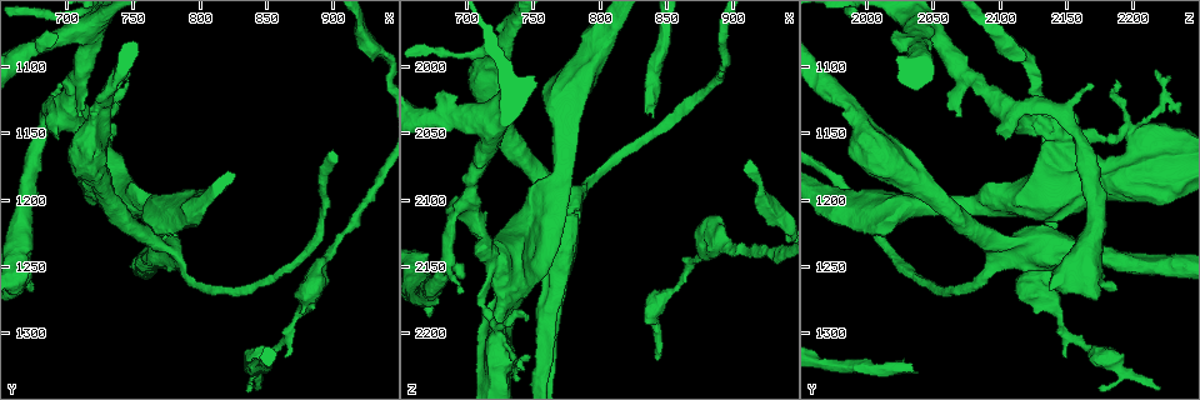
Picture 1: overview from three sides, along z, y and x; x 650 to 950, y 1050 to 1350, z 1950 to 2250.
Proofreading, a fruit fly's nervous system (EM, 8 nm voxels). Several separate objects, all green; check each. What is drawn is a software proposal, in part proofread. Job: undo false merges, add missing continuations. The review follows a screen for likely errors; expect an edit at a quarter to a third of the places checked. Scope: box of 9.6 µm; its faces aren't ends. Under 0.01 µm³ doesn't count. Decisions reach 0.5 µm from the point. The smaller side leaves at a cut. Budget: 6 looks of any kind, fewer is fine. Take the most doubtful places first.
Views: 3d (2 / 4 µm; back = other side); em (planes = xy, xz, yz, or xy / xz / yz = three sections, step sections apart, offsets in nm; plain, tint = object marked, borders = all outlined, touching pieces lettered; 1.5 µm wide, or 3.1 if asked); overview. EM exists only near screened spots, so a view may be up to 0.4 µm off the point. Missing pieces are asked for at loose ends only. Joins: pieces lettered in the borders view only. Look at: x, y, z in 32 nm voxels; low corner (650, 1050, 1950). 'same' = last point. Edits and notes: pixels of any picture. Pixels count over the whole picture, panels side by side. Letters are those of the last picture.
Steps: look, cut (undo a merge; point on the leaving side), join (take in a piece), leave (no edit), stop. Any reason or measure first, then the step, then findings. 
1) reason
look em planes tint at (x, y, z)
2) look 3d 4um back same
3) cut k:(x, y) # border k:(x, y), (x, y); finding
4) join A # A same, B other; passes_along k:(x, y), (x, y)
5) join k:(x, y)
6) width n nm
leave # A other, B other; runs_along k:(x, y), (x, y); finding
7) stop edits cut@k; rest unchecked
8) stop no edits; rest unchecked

look em xy step 4 tint at (840, 1324, 2022)

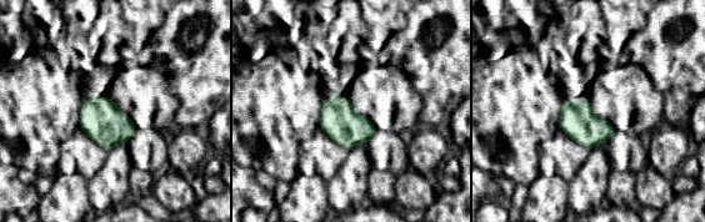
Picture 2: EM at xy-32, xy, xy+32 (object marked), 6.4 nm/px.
cut it another way
look em planes borders same

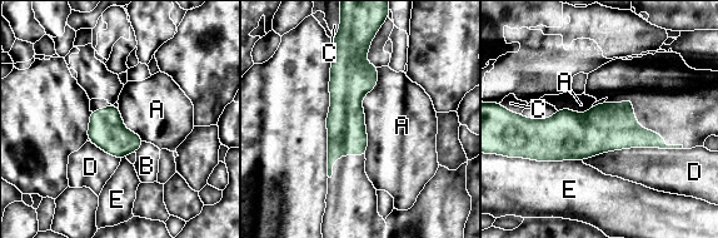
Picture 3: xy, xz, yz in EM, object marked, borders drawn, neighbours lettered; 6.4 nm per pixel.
leave # A other, B other, C other, D other, E other; border 3:(378, 68), (362, 100), (364, 154); continuous, no second cell

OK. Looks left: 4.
thick end
look 3d 2um at (694, 1148, 2100)

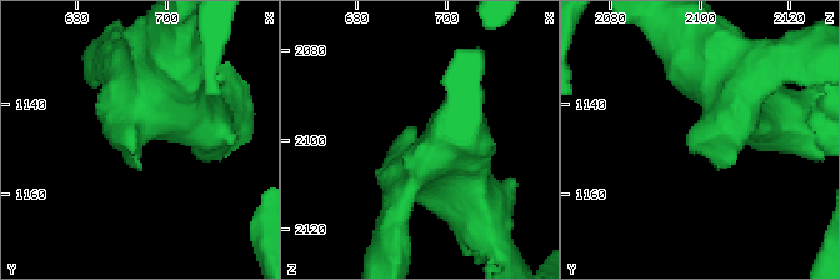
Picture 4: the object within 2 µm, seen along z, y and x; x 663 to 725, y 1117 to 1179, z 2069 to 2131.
look em planes borders at (693, 1149, 2098)

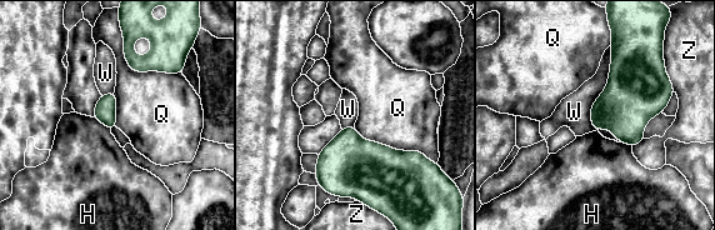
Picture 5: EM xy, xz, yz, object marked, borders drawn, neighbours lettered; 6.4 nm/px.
leave # H other, Q other, W other, Z other; border 5:(123, 34), (131, 69), (181, 74); none of them fits

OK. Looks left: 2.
stop no edits; rest unchecked

